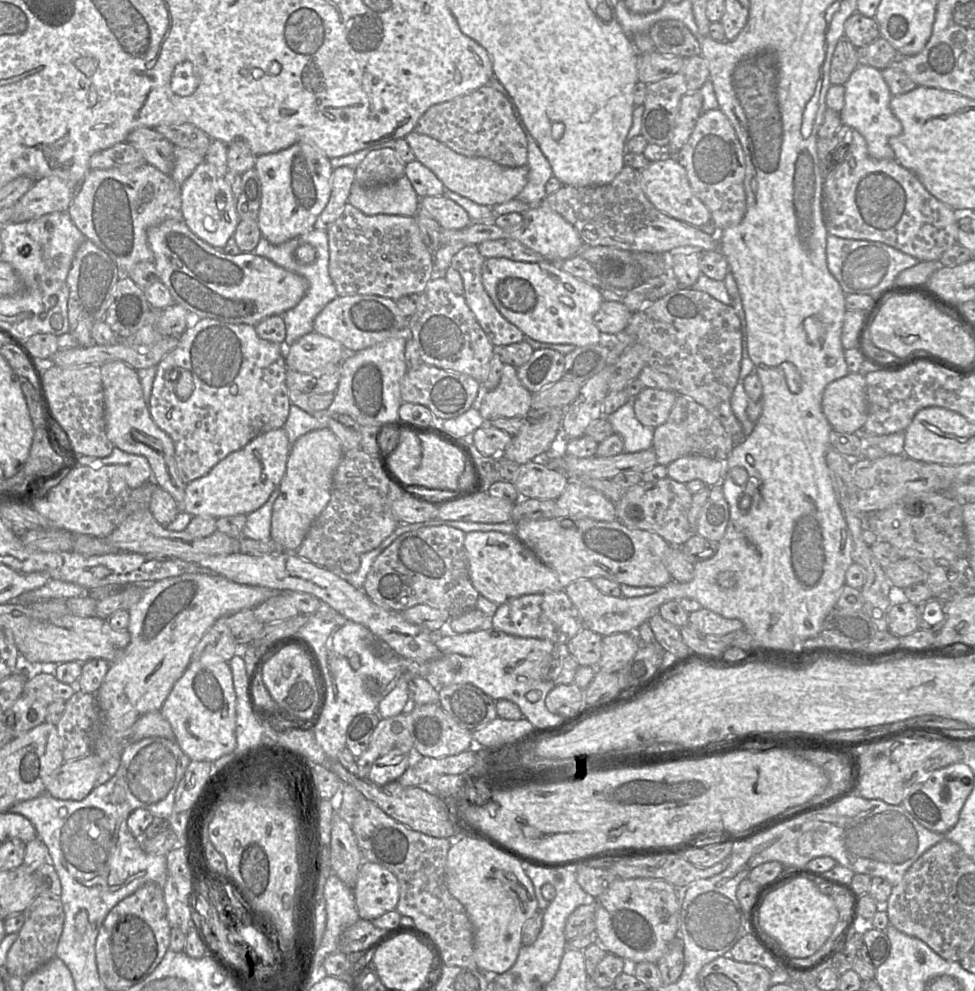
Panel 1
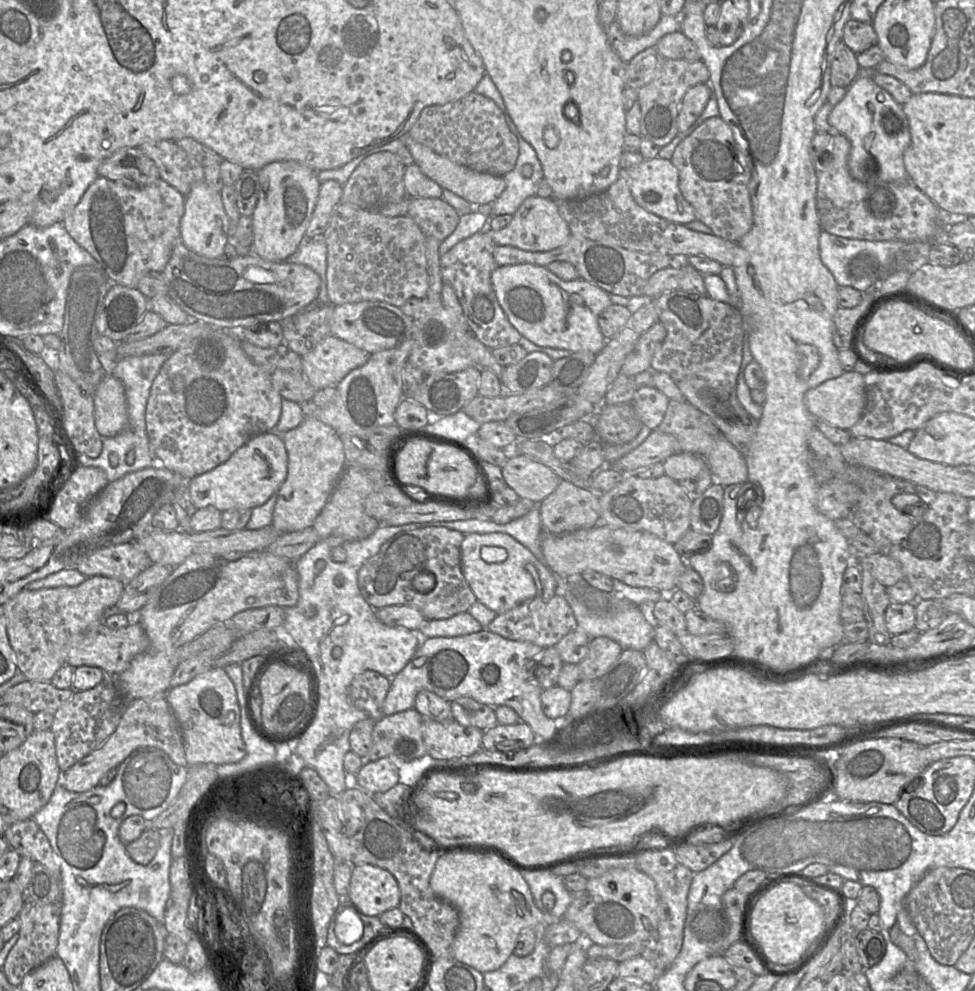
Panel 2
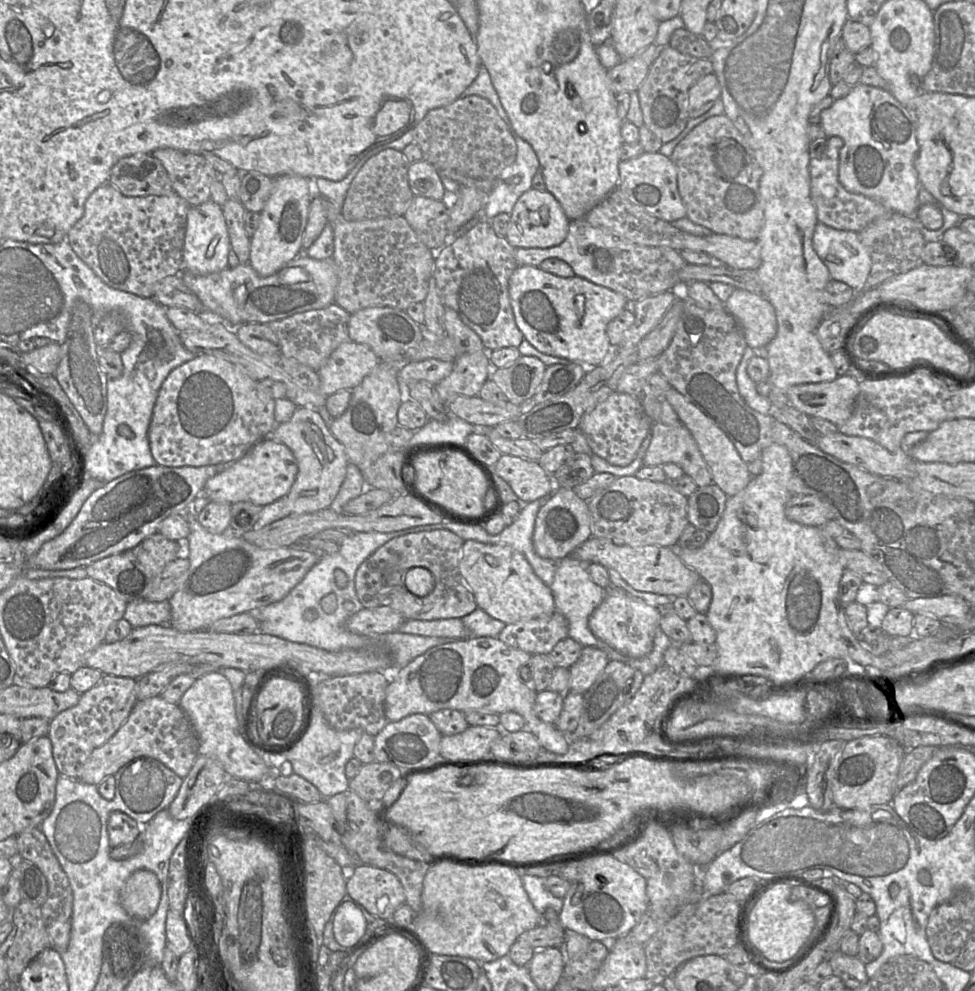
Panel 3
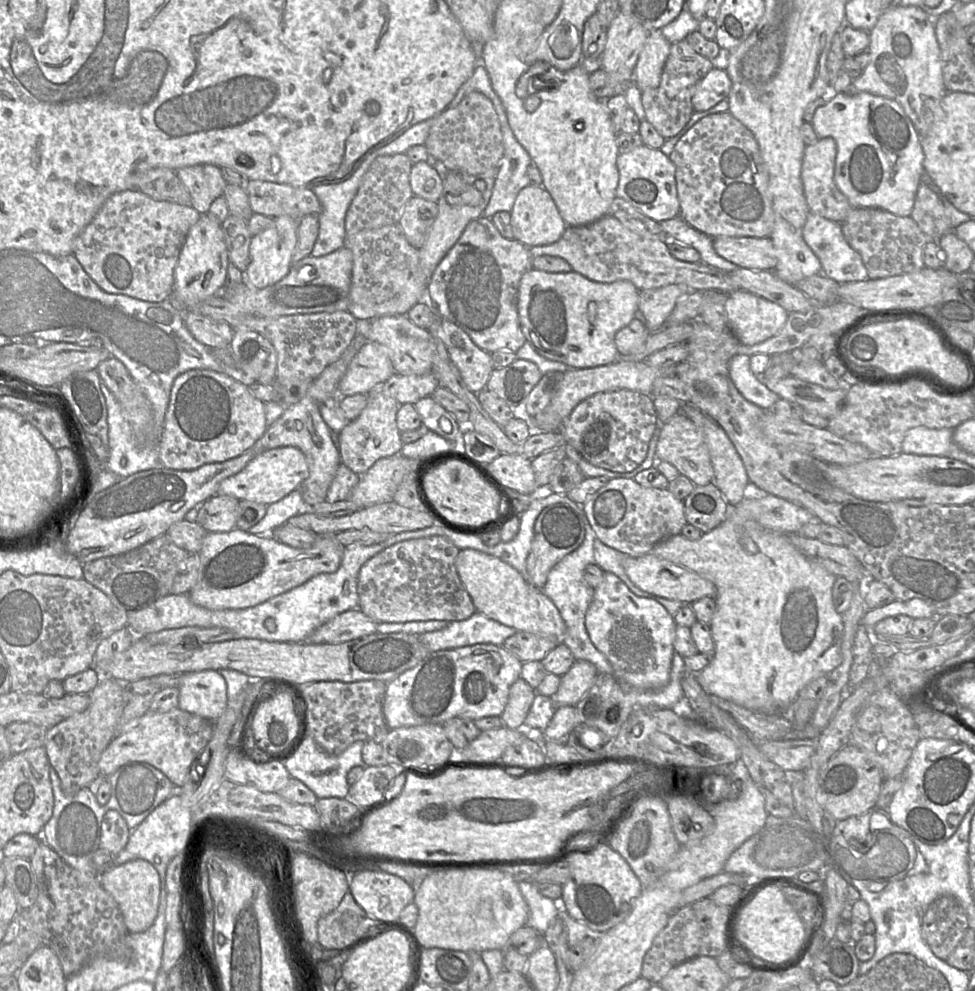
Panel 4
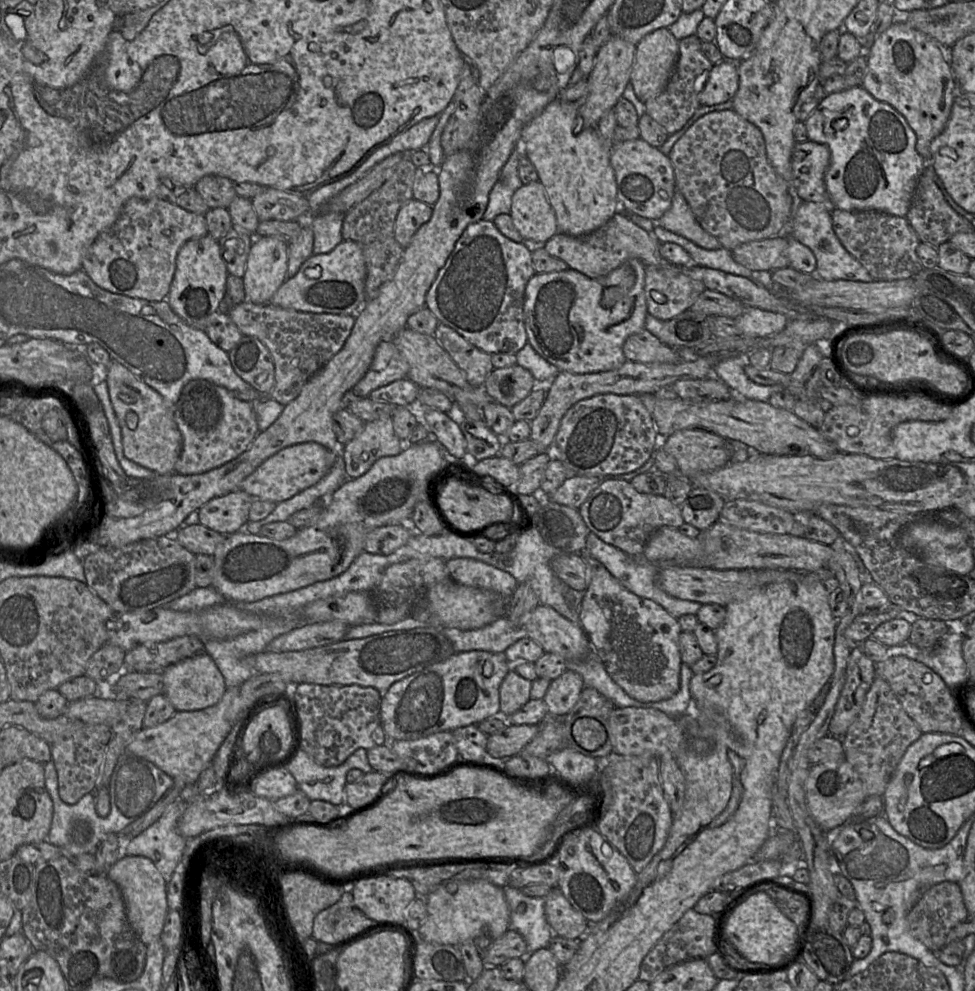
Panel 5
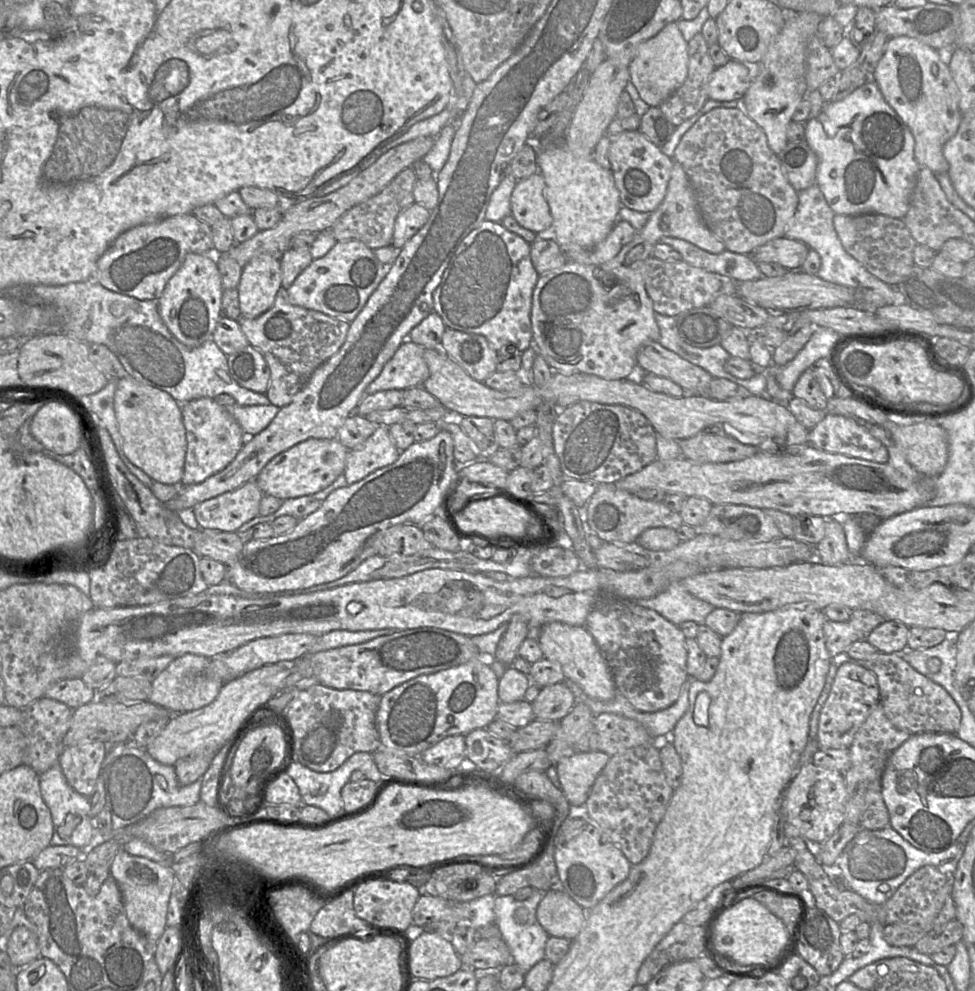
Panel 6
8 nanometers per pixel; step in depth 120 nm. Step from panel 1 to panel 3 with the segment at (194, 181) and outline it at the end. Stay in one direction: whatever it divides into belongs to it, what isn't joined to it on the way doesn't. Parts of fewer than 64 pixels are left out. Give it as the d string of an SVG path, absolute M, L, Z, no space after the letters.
M209 200L198 206L191 206L187 214L182 270L193 275L207 275L228 267L230 237L220 205Z

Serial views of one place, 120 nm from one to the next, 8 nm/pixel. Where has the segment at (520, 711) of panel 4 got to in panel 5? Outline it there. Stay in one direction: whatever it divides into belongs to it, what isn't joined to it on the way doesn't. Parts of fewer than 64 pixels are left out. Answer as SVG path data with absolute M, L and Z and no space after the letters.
M509 670L499 688L501 716L510 716L531 699L531 685L532 681Z

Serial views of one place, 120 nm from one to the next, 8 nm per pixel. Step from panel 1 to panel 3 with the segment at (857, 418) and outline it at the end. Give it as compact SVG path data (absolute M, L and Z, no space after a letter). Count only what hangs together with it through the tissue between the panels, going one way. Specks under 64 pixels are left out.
M851 375L839 376L831 382L807 383L790 387L787 391L788 403L809 417L828 420L836 426L844 424L852 415L860 382Z

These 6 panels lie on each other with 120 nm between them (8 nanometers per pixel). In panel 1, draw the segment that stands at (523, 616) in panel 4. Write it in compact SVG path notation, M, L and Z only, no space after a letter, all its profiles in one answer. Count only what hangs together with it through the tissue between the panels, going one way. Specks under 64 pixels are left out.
M469 532L465 534L464 550L473 587L479 595L497 605L523 595L564 590L556 573L545 566L515 535L501 532Z

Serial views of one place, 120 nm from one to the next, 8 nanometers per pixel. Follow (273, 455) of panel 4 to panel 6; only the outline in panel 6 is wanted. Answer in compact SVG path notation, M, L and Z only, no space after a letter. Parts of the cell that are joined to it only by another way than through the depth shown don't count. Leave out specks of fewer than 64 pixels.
M310 438L275 456L254 479L264 493L281 500L317 493L344 473L349 450L339 440Z

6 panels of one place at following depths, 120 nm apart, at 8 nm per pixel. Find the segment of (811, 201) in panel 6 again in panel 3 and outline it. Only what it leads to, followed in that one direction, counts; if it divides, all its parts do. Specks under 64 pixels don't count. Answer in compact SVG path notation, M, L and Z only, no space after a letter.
M818 222L813 248L827 266L830 277L861 292L870 274L872 261L858 232L838 230Z

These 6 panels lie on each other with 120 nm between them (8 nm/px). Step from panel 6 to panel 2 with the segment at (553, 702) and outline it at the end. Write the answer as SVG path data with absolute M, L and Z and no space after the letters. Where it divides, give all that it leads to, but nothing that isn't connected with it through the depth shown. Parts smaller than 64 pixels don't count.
M609 638L591 639L587 656L577 664L580 680L593 680L602 677L619 658L622 651L623 648Z

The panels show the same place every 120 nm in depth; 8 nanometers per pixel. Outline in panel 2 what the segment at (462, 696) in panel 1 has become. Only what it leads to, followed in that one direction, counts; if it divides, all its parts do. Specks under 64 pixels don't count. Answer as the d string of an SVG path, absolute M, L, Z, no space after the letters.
M460 697L450 702L455 721L463 726L473 726L486 731L498 724L495 707L480 703L470 697Z

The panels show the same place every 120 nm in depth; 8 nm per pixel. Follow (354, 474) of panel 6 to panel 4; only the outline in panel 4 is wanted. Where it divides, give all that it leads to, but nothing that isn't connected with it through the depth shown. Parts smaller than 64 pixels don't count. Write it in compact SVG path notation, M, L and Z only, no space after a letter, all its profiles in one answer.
M380 387L367 394L367 405L360 415L335 435L342 464L362 476L377 460L400 453L401 432L396 423L399 406L400 404L394 398L385 395Z

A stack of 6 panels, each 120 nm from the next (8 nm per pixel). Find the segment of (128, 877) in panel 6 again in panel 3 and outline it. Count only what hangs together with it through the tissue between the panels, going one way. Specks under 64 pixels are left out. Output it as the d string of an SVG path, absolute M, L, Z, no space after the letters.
M139 869L127 879L121 892L121 905L134 919L147 920L157 910L161 886L155 873Z

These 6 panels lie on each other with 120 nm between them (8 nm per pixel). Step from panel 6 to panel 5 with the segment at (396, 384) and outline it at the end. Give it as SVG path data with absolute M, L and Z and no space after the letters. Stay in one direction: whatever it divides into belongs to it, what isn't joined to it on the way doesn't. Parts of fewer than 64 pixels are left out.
M383 340L376 347L368 371L353 387L352 395L368 397L373 390L406 378L408 372L409 365L392 340Z

